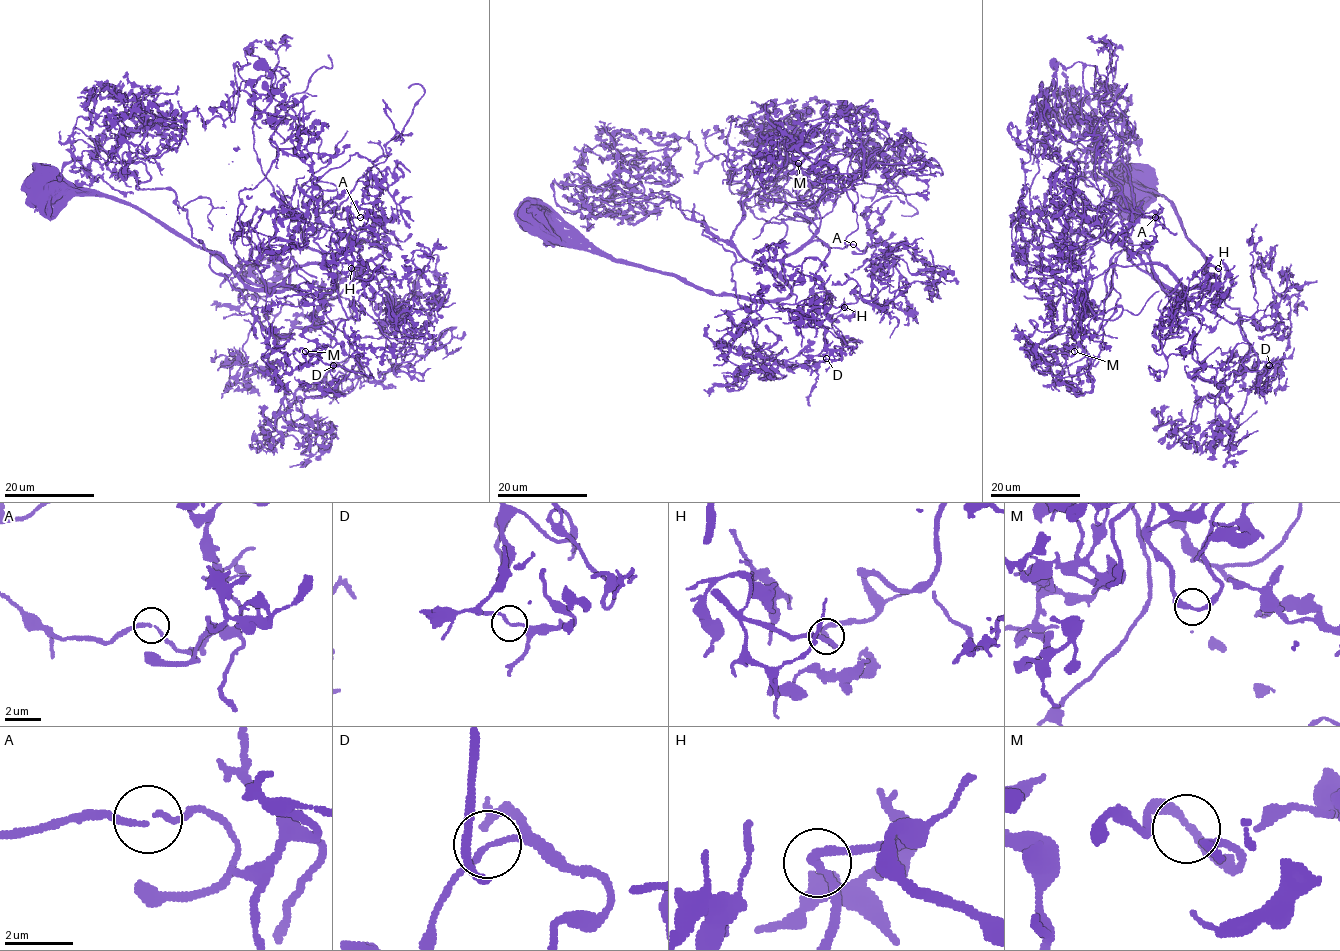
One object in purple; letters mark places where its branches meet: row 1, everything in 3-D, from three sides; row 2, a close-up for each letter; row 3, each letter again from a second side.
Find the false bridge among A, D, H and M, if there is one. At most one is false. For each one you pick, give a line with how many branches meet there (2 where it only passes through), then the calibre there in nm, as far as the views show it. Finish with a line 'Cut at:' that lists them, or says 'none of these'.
Cut at: none of these

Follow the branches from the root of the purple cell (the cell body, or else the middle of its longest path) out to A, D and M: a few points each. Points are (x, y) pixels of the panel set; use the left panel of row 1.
A: (40, 187), (131, 203), (263, 286), (298, 287), (289, 272), (321, 261), (303, 241), (317, 212), (360, 217)
D: (40, 187), (131, 203), (258, 284), (326, 265), (310, 319), (350, 391), (334, 365)
M: (40, 187), (298, 287), (252, 290), (251, 251), (371, 377), (304, 351)

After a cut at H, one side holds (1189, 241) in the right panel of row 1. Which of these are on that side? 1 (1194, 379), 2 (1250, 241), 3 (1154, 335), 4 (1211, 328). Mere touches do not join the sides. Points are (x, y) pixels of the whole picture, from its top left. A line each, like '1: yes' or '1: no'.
1: no
2: yes
3: no
4: no

